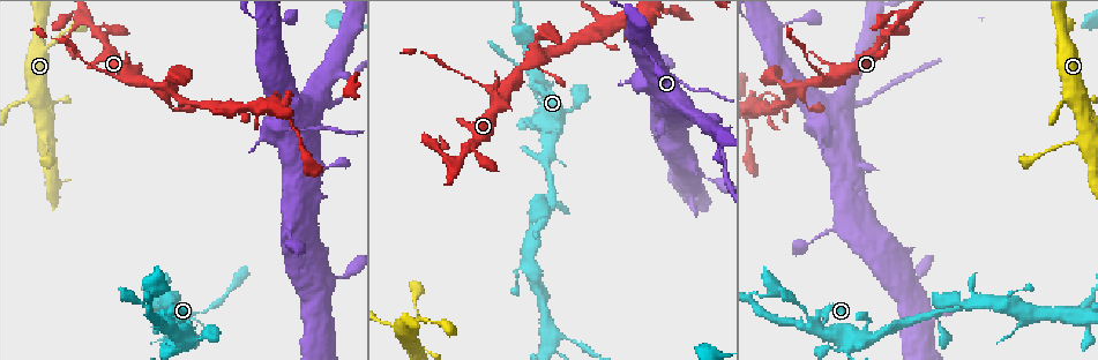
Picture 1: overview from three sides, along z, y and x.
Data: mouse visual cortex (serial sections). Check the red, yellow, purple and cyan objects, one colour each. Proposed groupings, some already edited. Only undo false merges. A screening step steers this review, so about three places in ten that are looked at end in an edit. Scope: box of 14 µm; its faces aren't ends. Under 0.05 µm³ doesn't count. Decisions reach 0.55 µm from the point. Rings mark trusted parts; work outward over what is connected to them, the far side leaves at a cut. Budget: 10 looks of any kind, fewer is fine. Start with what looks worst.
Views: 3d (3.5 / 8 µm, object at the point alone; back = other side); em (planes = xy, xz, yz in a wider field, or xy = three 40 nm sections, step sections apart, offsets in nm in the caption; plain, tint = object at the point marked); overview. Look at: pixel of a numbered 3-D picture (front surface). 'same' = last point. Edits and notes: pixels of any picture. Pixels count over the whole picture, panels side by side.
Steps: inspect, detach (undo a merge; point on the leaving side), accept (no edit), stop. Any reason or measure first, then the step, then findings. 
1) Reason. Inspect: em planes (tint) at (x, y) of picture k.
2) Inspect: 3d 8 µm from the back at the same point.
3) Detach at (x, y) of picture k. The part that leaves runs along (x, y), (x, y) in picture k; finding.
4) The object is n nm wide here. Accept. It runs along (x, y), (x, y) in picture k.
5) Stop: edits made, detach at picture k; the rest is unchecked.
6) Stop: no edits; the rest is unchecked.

Inspect: 3d 3.5 µm at (820, 74) of picture 1.

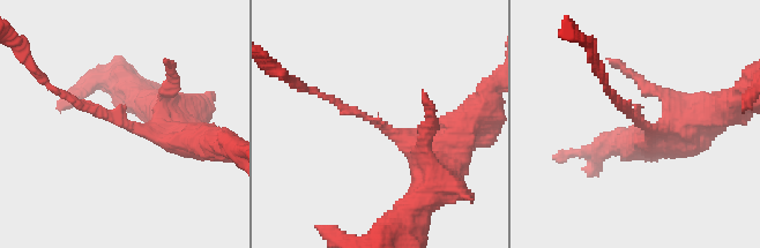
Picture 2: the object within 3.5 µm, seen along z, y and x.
The arms are 150, 350 nm wide. Inspect: em xy step 3 (tint) at (116, 122) of picture 2.

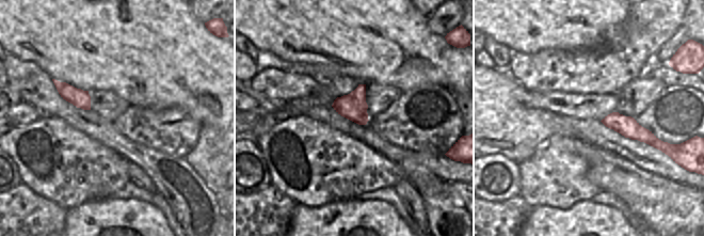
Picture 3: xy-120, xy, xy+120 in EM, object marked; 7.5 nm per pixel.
Detach at (354, 111) of picture 2. The part that leaves runs along (386, 128), (297, 84) in picture 2; a second cell is stuck on.

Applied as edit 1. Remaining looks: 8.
Inspect: overview.

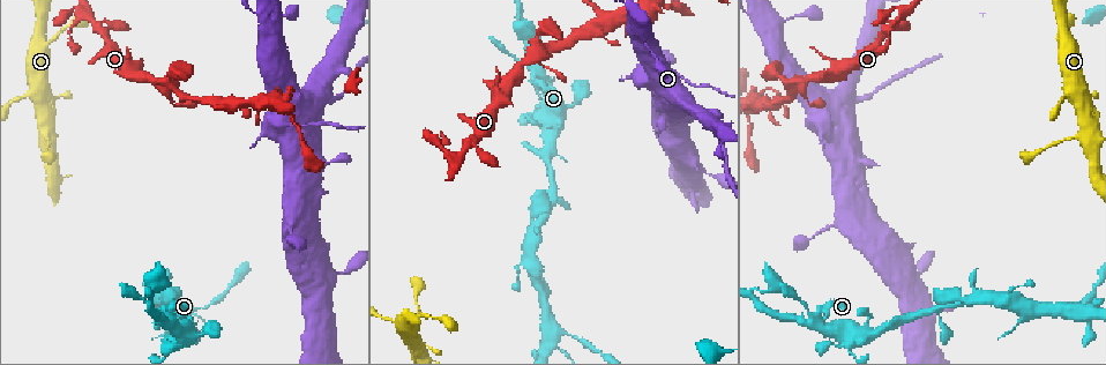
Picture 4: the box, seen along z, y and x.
Sudden change in width. Inspect: em xy step 2 (tint) at (865, 97) of picture 4.

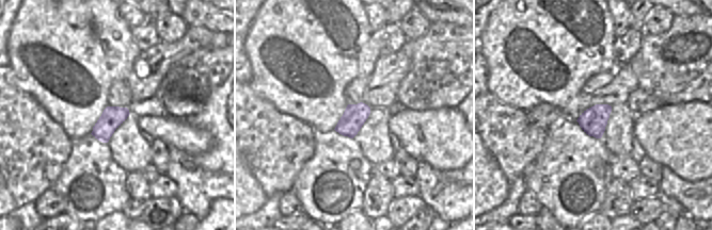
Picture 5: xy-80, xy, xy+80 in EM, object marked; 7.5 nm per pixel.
Inspect: 3d 3.5 µm from the back at the same point.

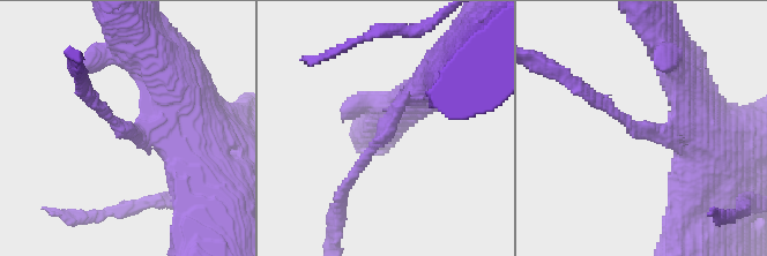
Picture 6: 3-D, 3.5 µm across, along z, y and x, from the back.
Detach at (118, 132) of picture 6. The part that leaves runs along (141, 132), (124, 128), (88, 92) in picture 6; a second cell is stuck on.

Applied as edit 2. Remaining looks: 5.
Abrupt turn. Inspect: 3d 3.5 µm at (816, 318) of picture 4.

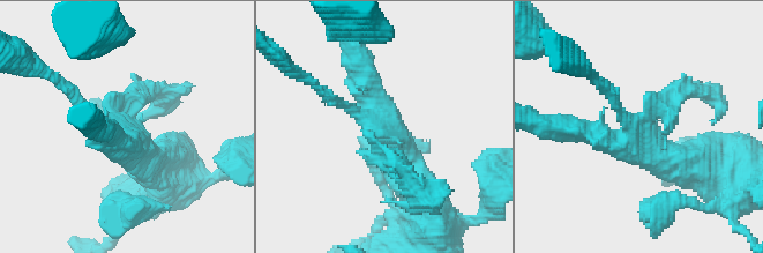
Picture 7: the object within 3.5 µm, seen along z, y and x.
4 arms meet here; the arms are 150, 200, 350, 450 nm wide. Inspect: em planes (tint) at (644, 126) of picture 7.

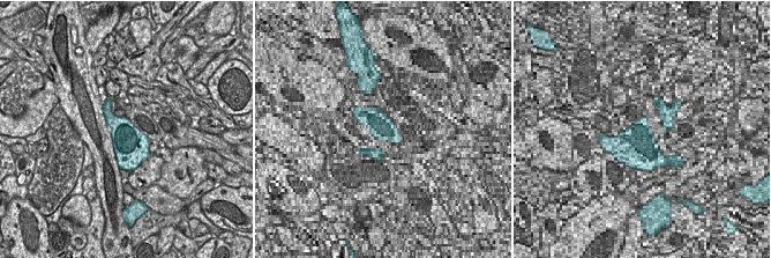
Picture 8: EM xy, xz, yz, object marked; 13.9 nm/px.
The object is 480 nm wide here. Accept. It runs along (692, 92), (644, 135), (695, 163) in picture 7; all the same cell.

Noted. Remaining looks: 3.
Thin neck. Inspect: 3d 3.5 µm at (571, 337) of picture 4.

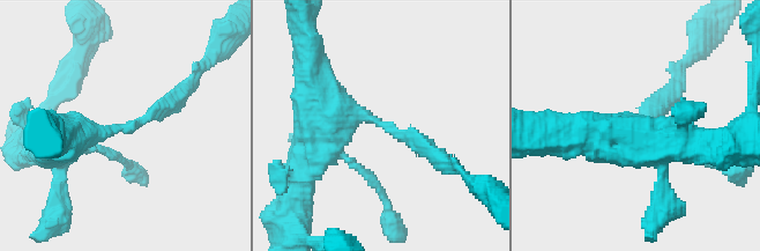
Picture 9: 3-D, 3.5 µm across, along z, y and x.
The arms are 200, 500 nm wide; shape alone is not enough. Inspect: em xy step 1 (tint) at (123, 129) of picture 9.

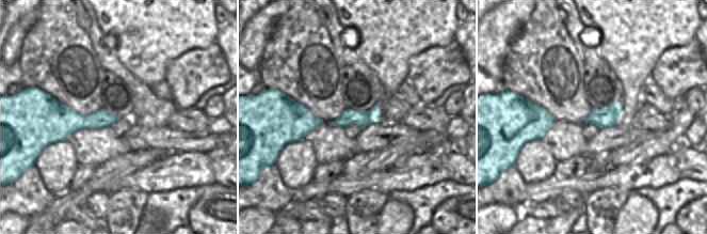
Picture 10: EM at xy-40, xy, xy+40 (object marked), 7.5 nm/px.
Accept. It runs along (319, 90), (442, 161) in picture 9; one cell here.

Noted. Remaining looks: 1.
Stop: edits made, detach at picture 2, detach at picture 6; the rest is unchecked.

